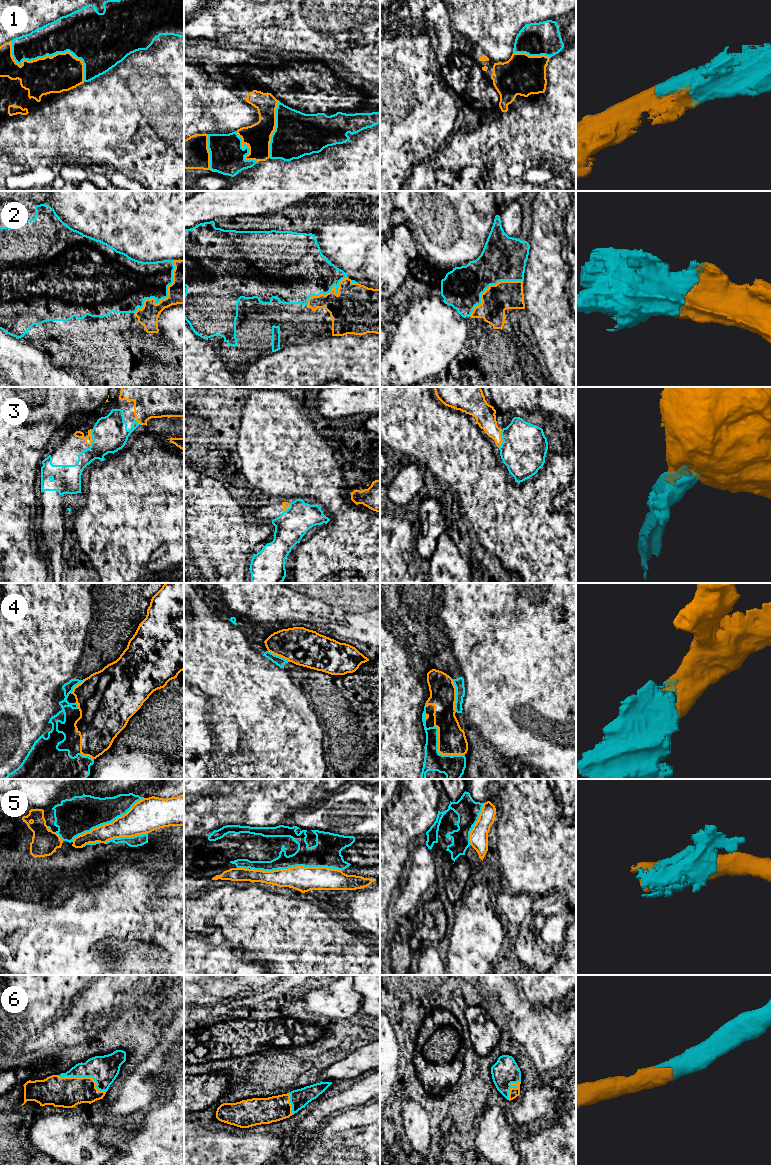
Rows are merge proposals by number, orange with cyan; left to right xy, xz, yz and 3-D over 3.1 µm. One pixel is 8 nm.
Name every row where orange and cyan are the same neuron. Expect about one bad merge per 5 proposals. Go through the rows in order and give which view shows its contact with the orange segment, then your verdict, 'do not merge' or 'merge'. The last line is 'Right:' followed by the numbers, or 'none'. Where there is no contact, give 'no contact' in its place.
1: contact in xy; merge
2: contact in xy; merge
3: contact in yz; merge
4: contact in yz; merge
5: contact in xz; do not merge
6: contact in xy; merge
Right: 1, 2, 3, 4, 6

